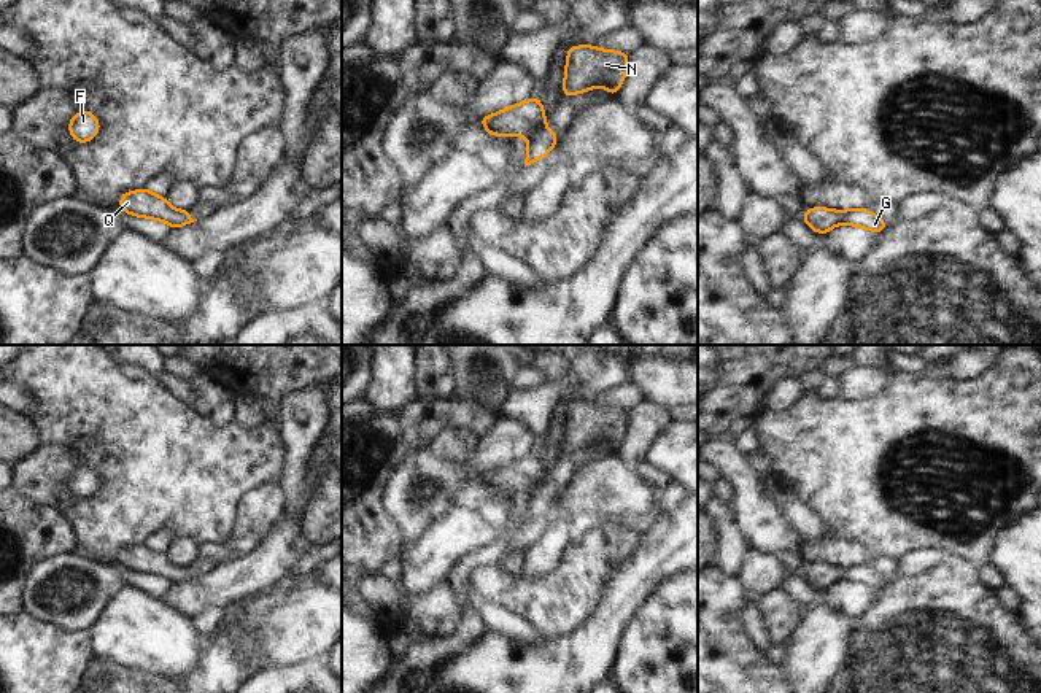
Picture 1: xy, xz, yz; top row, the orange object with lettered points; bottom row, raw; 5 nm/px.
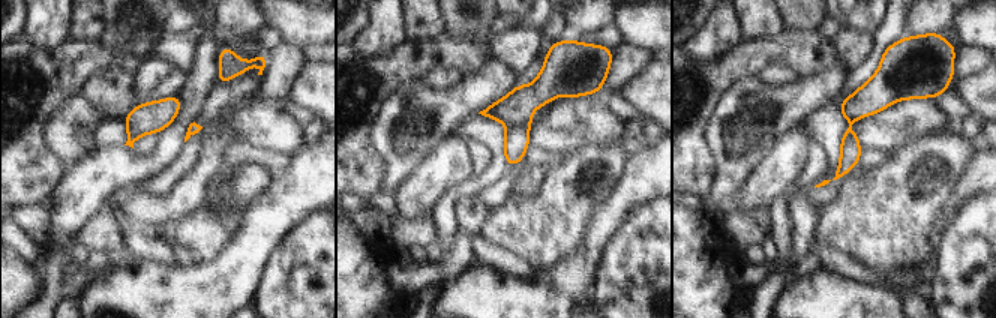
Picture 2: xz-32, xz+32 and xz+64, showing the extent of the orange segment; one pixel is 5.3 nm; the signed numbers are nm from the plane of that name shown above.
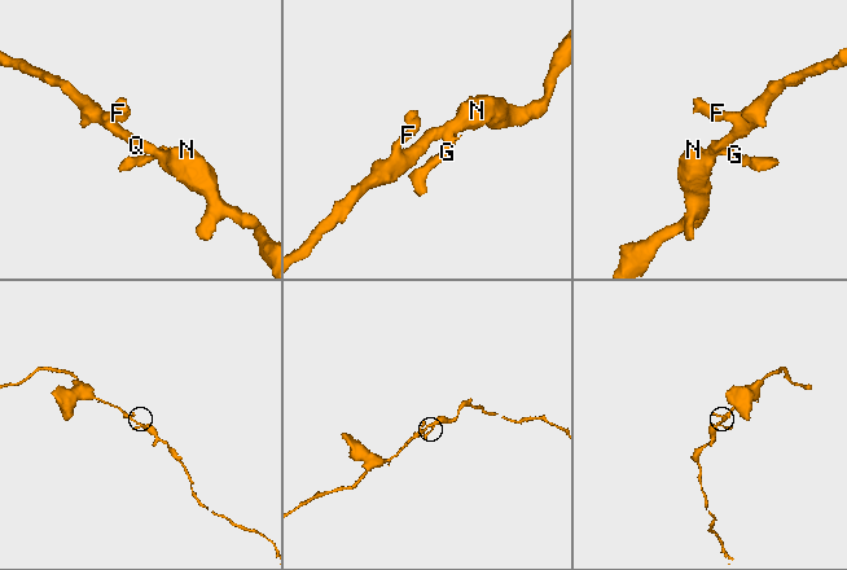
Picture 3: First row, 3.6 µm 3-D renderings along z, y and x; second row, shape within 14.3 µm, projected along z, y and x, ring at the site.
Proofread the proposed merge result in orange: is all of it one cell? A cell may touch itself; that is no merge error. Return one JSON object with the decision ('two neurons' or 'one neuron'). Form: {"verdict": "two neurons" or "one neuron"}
{"verdict": "one neuron"}

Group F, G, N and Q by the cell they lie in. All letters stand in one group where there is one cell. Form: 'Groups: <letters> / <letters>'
Groups: F G N Q

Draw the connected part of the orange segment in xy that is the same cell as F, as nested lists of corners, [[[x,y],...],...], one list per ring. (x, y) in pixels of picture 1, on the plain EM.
[[[87,466],[78,467],[68,477],[68,490],[76,499],[87,499],[97,493],[100,478],[97,472]]]

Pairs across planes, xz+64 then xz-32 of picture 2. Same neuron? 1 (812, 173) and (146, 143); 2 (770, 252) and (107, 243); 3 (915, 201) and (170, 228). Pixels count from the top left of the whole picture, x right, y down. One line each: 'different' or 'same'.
1: same
2: different
3: same

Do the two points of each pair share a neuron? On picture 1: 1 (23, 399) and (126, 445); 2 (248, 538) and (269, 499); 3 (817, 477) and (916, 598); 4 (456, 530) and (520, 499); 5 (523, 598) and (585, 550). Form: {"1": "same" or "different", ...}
{"1": "different", "2": "same", "3": "different", "4": "same", "5": "same"}

